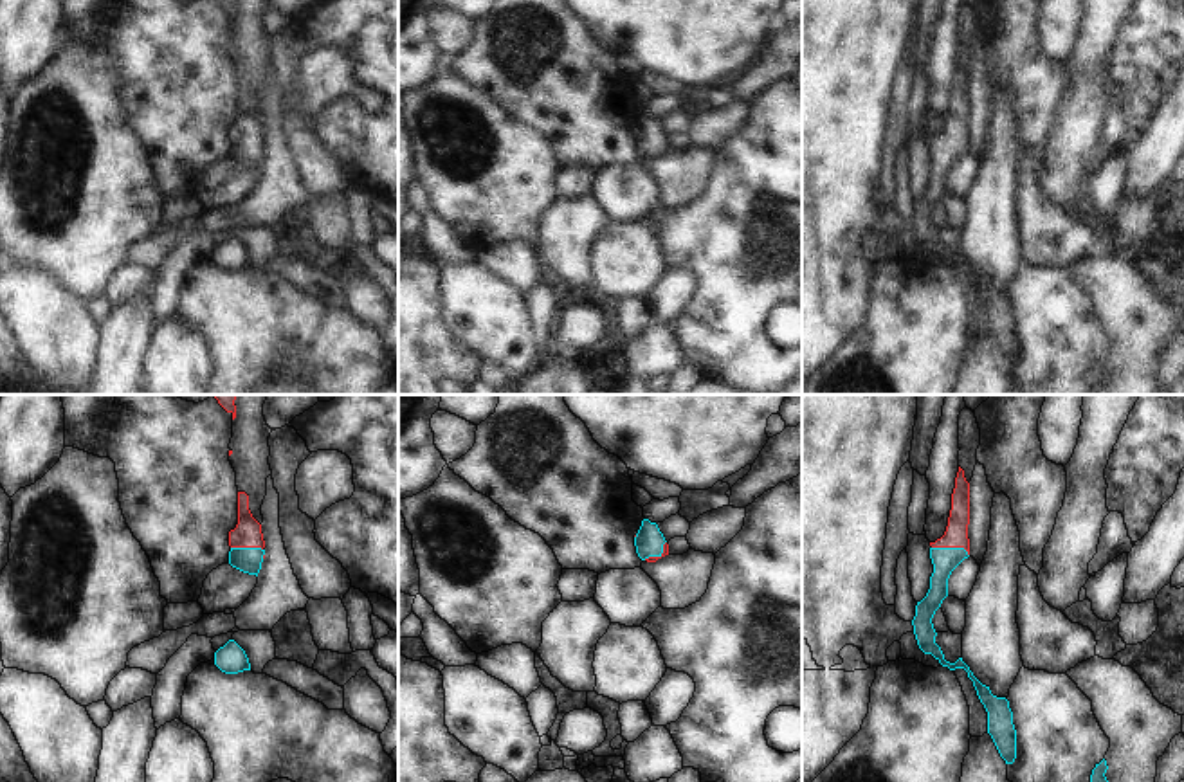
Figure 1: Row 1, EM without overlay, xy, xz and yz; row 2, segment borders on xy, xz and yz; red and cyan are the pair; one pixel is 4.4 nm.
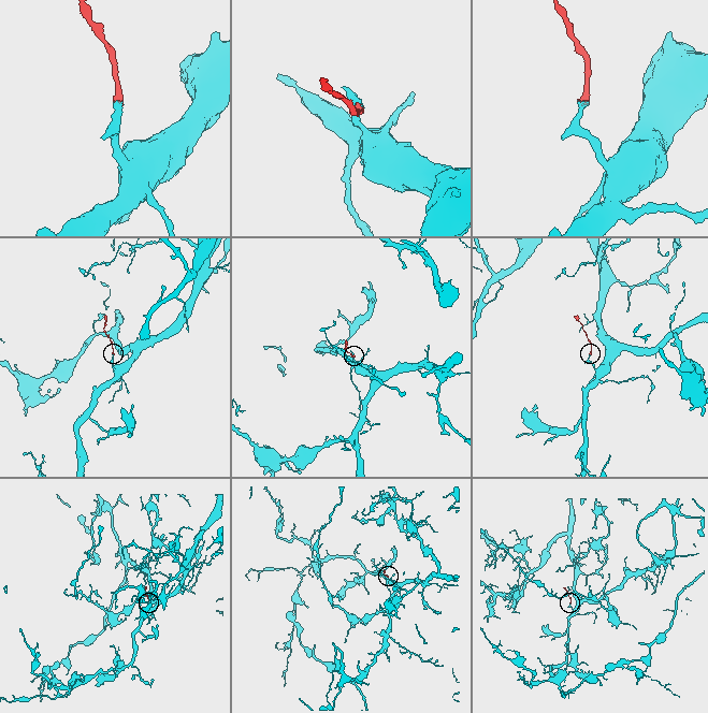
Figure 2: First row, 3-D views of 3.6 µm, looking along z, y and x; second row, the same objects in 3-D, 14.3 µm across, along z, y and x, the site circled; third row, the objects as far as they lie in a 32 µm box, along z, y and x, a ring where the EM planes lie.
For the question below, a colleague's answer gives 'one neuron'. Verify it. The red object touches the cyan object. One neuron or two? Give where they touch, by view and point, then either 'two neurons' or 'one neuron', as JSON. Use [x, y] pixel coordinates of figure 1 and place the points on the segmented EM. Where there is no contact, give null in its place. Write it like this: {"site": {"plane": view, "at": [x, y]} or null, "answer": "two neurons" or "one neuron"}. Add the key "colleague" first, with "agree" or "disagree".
{"colleague": "agree", "site": {"plane": "yz", "at": [952, 546]}, "answer": "one neuron"}

